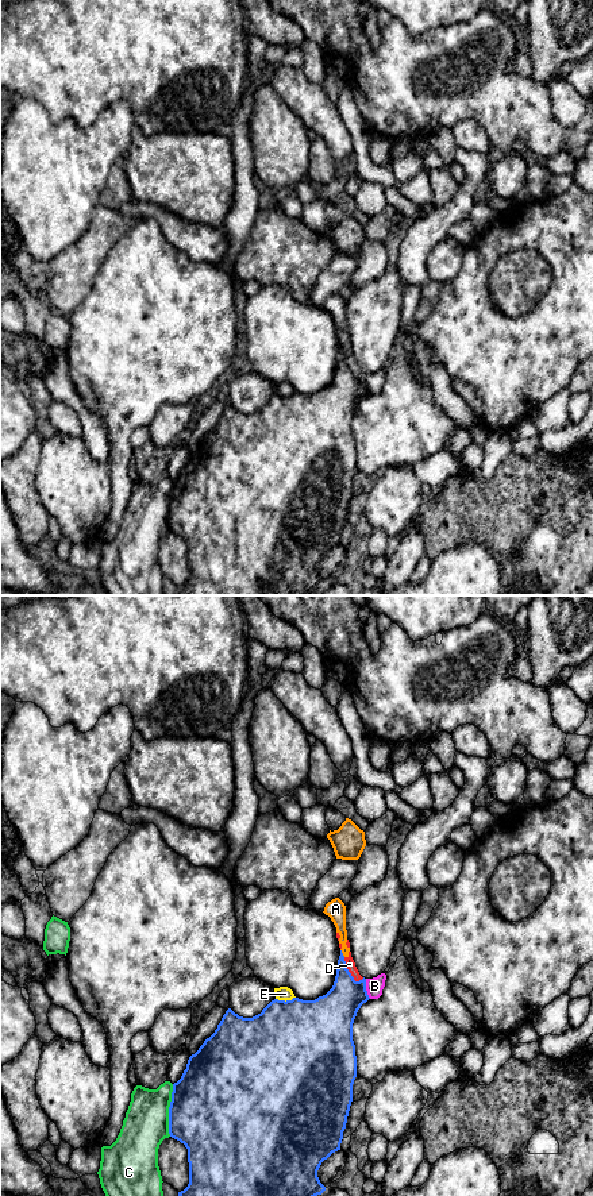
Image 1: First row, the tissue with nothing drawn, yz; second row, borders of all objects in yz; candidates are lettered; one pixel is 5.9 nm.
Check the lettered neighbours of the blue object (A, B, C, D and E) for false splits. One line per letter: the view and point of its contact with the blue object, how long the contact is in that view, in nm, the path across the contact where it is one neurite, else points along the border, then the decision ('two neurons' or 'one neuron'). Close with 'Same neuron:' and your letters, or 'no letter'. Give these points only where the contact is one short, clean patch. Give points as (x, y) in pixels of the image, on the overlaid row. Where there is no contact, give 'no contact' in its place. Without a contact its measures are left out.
A: meets blue in yz at (342, 953); contact 50 nm long; two neurons
B: meets blue in yz at (365, 988); contact 120 nm long; two neurons
C: meets blue in yz at (169, 1110); contact 320 nm long; two neurons
D: meets blue in yz at (349, 972); contact 180 nm long; two neurons
E: meets blue in yz at (284, 1000); contact 120 nm long; two neurons
Same neuron: no letter

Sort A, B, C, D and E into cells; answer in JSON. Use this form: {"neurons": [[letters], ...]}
{"neurons": [["A", "D"], ["B"], ["C"], ["E"]]}

